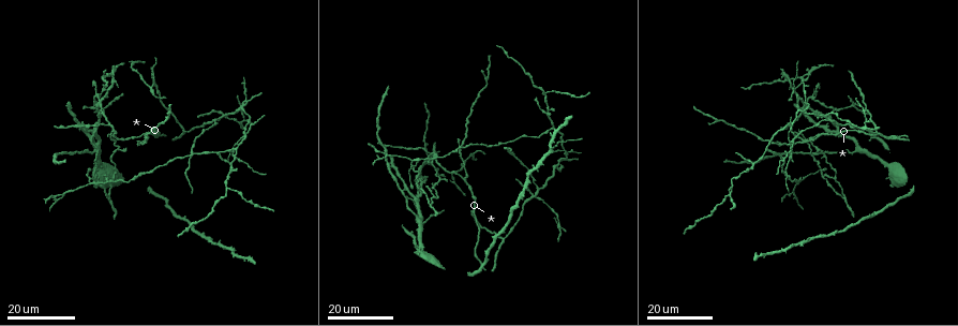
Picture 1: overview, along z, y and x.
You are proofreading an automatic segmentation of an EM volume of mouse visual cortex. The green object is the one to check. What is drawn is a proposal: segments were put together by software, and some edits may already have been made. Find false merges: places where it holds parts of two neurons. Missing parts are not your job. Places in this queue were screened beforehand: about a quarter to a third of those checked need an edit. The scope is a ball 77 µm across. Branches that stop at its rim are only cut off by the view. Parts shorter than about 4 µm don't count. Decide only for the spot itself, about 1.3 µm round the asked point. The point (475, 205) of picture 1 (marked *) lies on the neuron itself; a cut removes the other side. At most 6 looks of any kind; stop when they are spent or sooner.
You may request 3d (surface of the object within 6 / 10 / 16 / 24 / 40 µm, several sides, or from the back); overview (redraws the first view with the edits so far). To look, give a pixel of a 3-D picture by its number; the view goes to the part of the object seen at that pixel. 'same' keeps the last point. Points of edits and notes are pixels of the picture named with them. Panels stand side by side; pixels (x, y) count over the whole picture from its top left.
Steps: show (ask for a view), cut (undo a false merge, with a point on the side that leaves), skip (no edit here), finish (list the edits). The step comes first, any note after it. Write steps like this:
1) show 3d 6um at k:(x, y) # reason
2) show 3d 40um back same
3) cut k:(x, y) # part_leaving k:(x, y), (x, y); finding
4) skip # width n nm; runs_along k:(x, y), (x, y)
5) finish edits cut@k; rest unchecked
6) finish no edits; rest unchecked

show 3d 24um at 1:(537, 188) # three-way junction

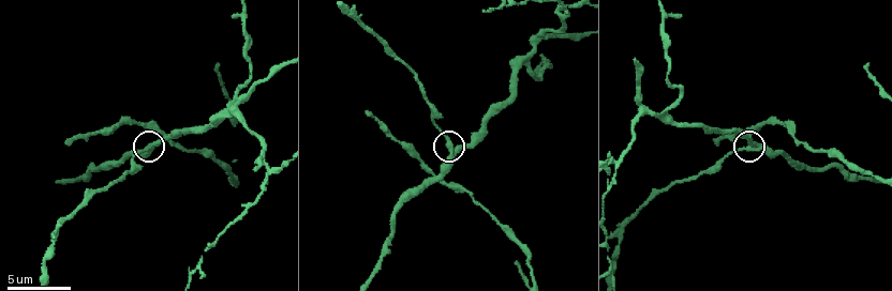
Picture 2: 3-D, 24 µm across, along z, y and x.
show 3d 6um at 2:(450, 149)

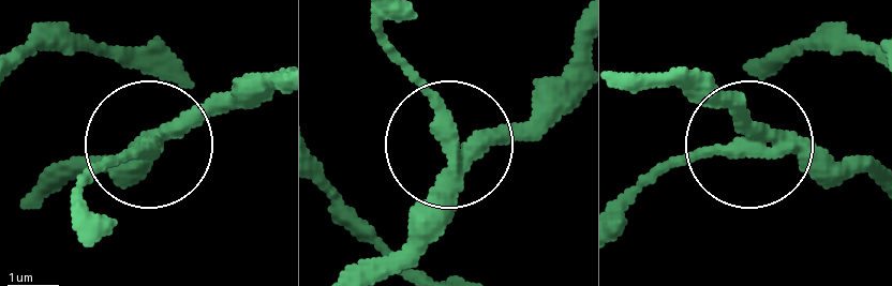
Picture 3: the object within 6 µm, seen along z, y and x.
skip # runs_along 3:(663, 71), (701, 84), (743, 144), (654, 168); all the same neuron

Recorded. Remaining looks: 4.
show 3d 16um at 2:(222, 112)

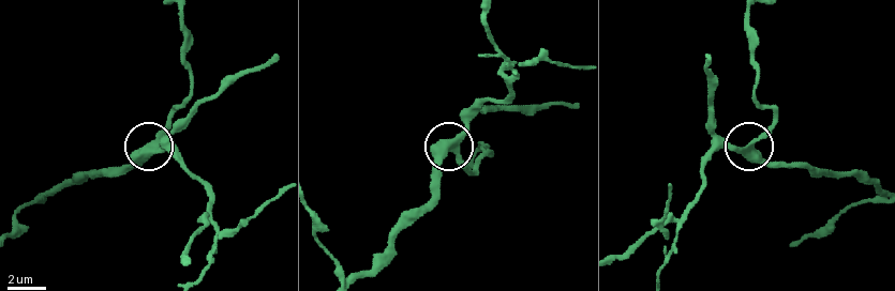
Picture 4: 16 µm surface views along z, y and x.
skip # runs_along 4:(617, 261), (690, 204), (710, 156), (747, 144), (775, 119); one neuron here

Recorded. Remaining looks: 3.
show 3d 10um at 2:(615, 167) # arms run side by side

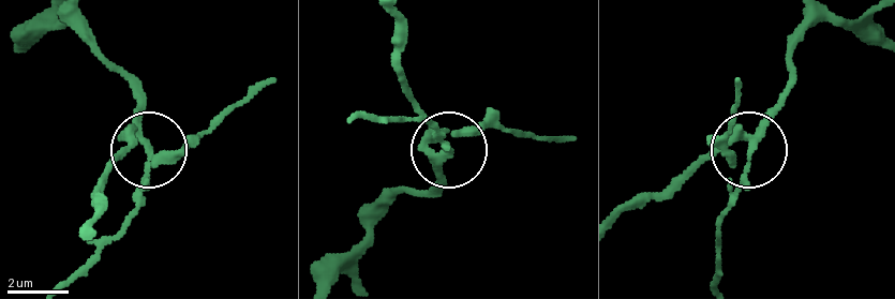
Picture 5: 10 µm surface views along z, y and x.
show 3d 10um back at 5:(147, 146)

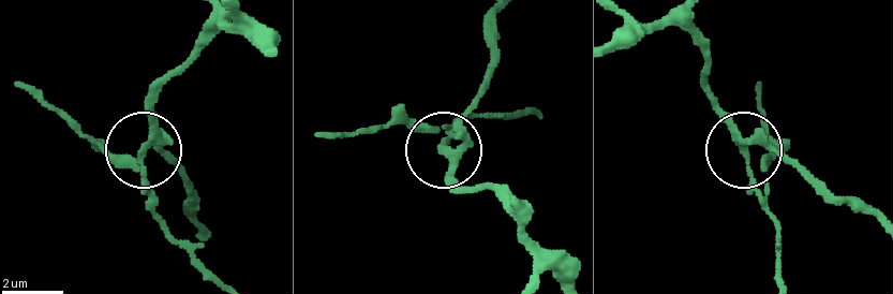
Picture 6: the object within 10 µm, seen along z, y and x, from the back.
cut 6:(107, 151) # width 180 nm; part_leaving 6:(145, 156), (143, 192), (217, 277); a second neuron is stuck on

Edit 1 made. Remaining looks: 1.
finish edits cut@6; rest unchecked

